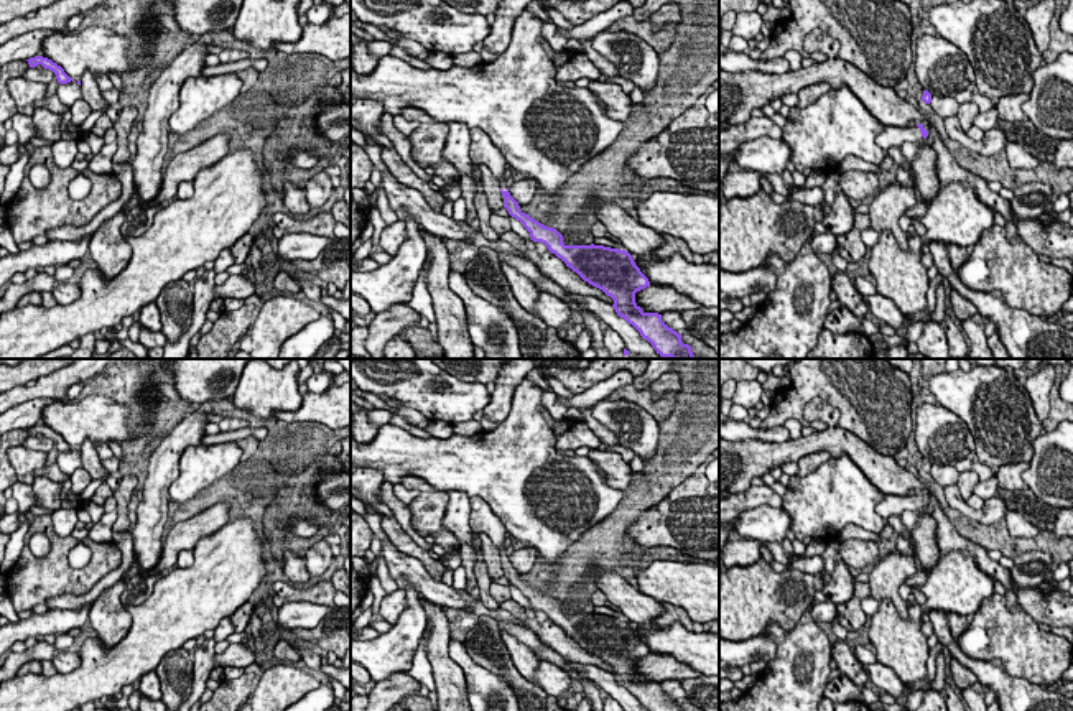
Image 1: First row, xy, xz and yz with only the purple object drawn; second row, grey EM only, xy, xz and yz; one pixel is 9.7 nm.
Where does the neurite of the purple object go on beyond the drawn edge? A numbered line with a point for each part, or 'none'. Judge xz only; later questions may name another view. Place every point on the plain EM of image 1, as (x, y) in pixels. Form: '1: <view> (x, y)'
1: xz (483, 520)

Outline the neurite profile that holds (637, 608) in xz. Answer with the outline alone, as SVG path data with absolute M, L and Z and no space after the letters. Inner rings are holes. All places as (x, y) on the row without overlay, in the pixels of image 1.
M591 565L589 574L596 576L596 586L606 597L620 609L625 620L642 629L658 629L655 619L665 612L662 602L640 592L614 571L599 571Z

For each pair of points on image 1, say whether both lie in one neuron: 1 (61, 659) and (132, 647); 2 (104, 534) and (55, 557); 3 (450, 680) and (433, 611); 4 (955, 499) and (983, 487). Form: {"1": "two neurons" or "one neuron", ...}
{"1": "two neurons", "2": "two neurons", "3": "one neuron", "4": "two neurons"}

